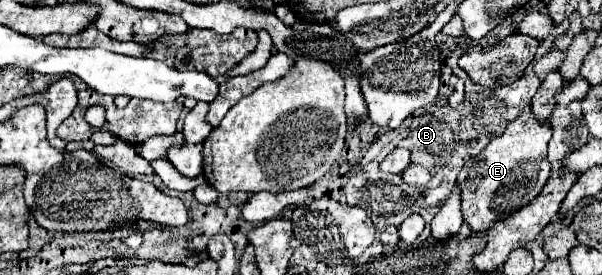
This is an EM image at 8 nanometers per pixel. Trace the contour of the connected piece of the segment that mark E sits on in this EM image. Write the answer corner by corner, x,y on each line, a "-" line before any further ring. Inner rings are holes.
523,111
501,135
493,137
477,157
463,165
457,179
461,189
461,213
463,223
469,225
473,233
487,231
495,219
507,219
539,195
551,175
551,165
545,159
549,139
551,127
533,119
531,111

